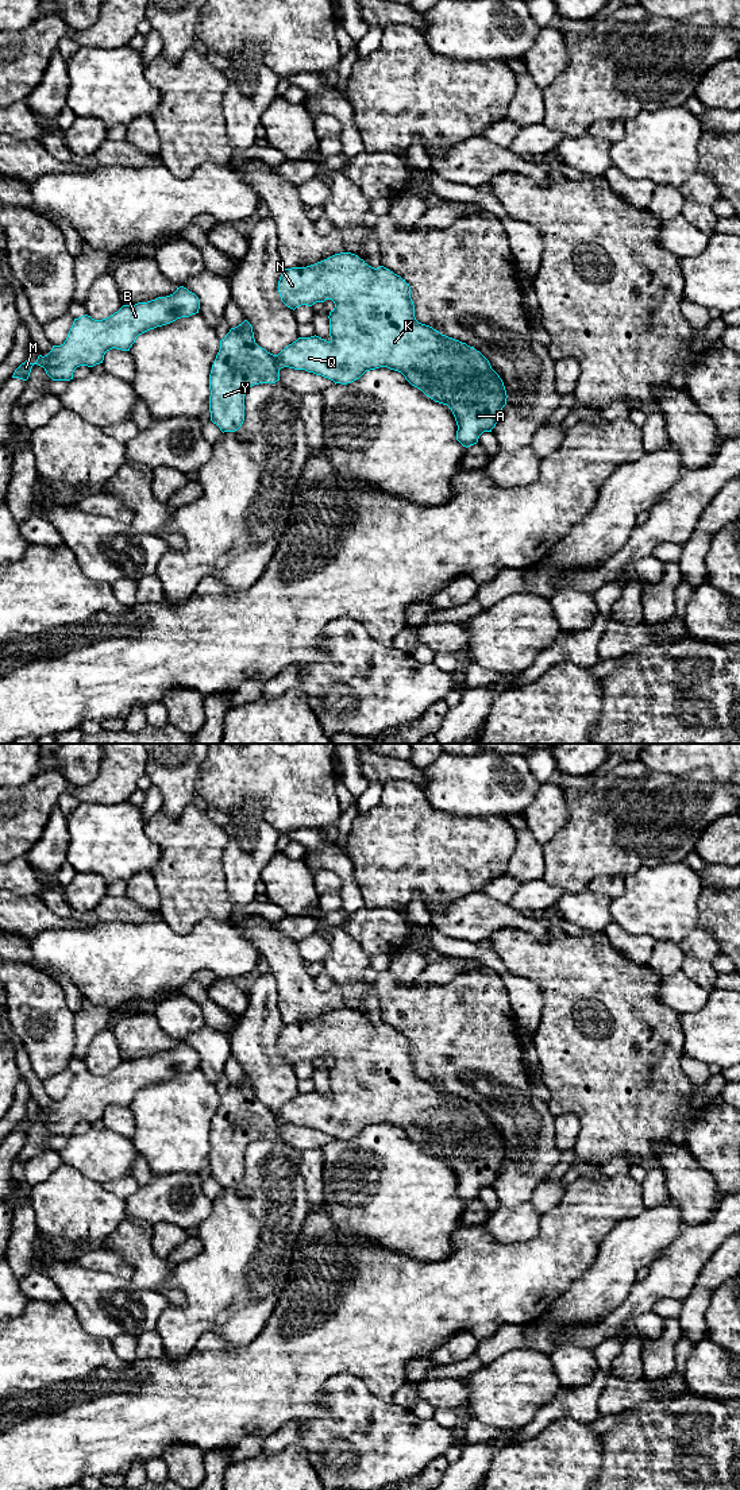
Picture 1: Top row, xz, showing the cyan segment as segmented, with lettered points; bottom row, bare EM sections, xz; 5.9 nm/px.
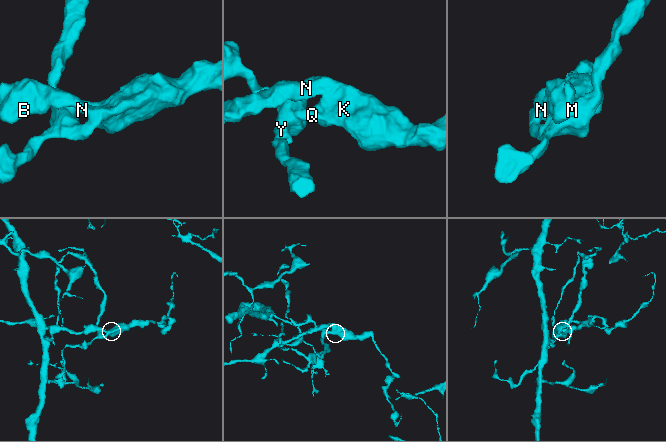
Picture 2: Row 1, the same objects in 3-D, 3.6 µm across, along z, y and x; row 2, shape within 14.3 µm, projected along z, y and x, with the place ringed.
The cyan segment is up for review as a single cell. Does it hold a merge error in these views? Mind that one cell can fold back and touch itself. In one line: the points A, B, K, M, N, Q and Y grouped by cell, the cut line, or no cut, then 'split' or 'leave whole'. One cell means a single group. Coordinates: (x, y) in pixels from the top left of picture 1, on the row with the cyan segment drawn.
A B K M N Q Y | no cut | leave whole

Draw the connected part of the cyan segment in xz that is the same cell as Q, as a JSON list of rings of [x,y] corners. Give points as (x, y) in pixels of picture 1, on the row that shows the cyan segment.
[[[340,252],[307,267],[284,269],[278,293],[281,301],[293,310],[301,305],[312,306],[332,300],[335,308],[328,316],[331,340],[316,335],[298,337],[278,355],[273,355],[255,343],[247,320],[231,328],[220,340],[209,374],[211,421],[223,433],[242,426],[246,391],[254,385],[275,383],[284,367],[321,375],[335,385],[351,383],[366,371],[379,367],[398,371],[427,397],[451,409],[458,425],[456,440],[466,448],[477,444],[483,432],[492,432],[496,426],[508,398],[500,375],[474,347],[419,323],[409,283],[389,269],[374,269],[355,254]]]

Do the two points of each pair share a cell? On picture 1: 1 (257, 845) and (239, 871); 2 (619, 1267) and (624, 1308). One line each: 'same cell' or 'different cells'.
1: same cell
2: different cells

